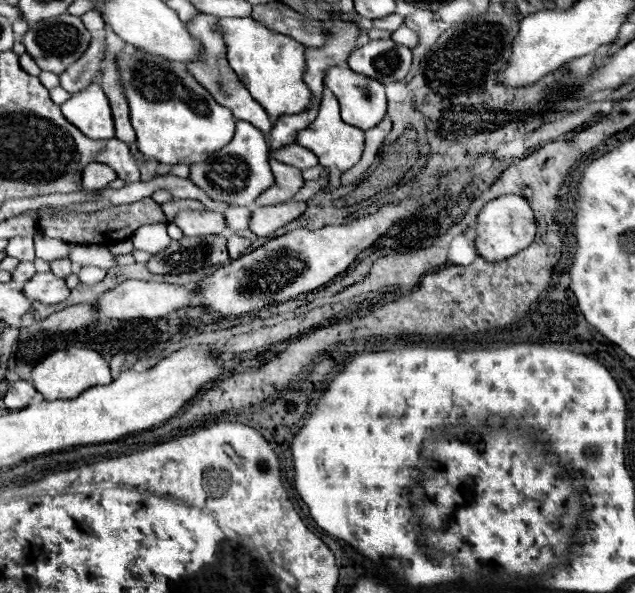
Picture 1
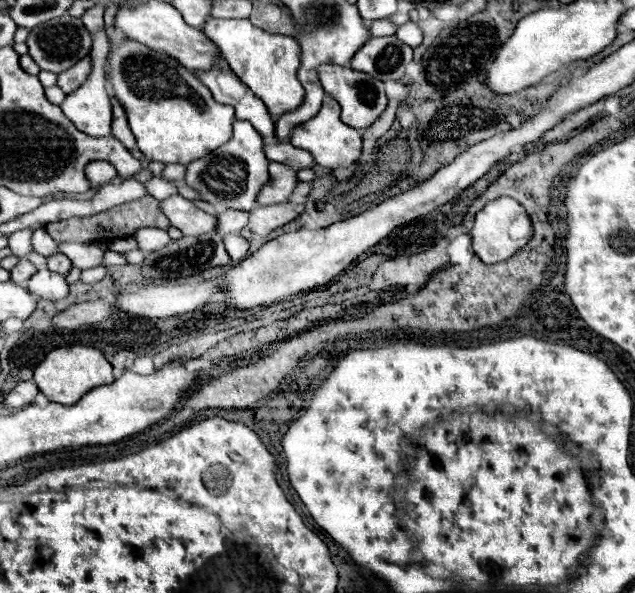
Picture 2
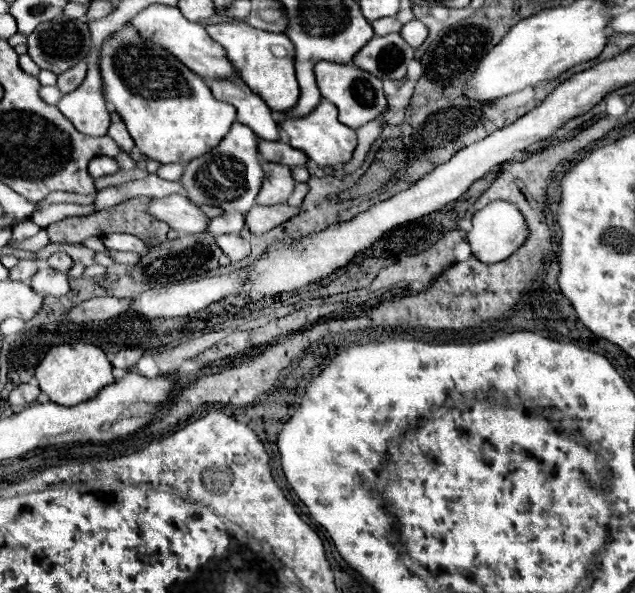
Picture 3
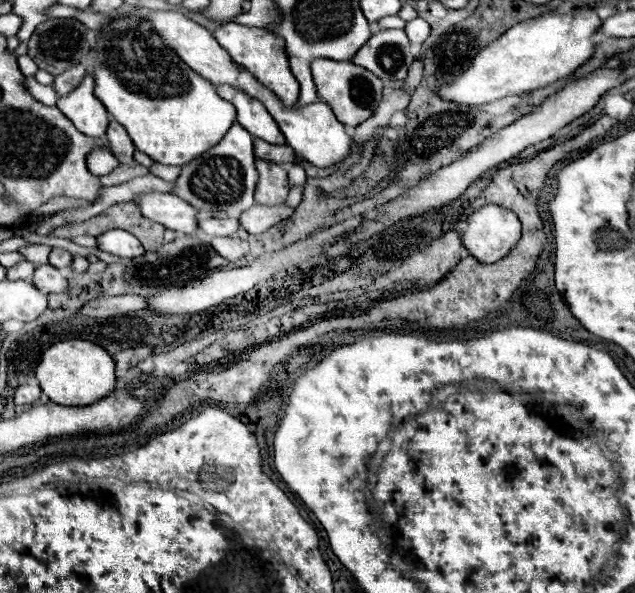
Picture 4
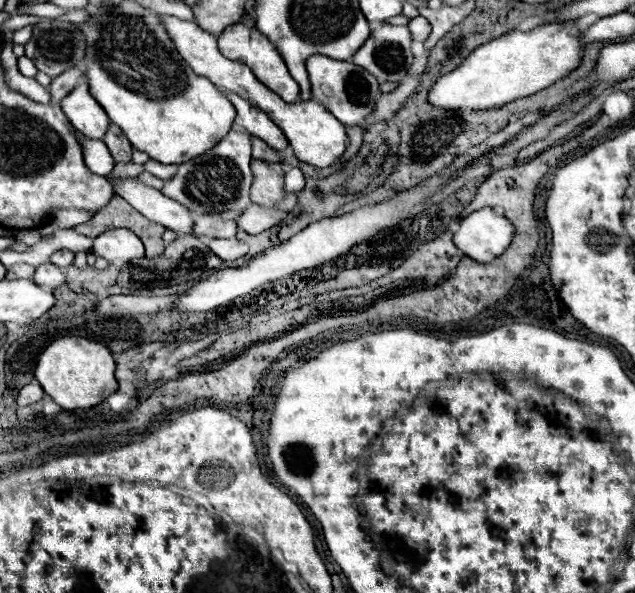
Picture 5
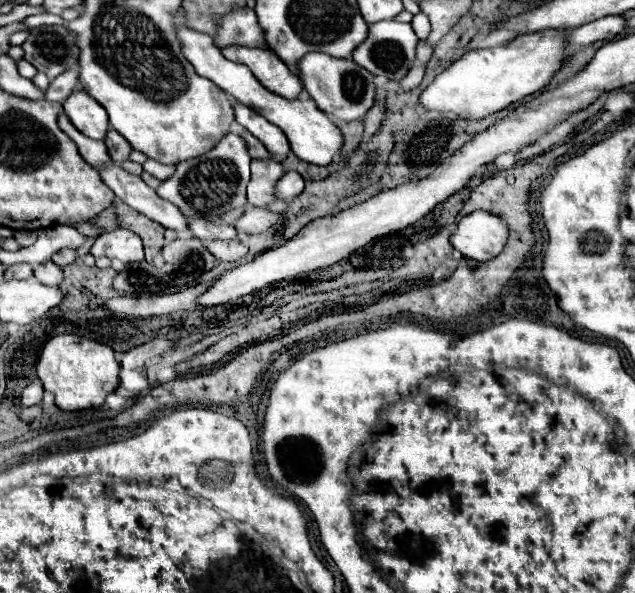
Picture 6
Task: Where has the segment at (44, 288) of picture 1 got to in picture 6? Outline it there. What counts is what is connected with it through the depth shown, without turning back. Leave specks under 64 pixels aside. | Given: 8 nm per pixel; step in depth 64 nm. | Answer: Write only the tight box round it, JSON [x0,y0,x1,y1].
[34,262,62,286]

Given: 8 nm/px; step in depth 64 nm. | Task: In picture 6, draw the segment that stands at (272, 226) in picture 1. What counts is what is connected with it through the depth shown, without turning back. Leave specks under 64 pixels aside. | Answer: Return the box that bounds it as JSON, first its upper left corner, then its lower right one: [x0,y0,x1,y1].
[232,208,282,234]

